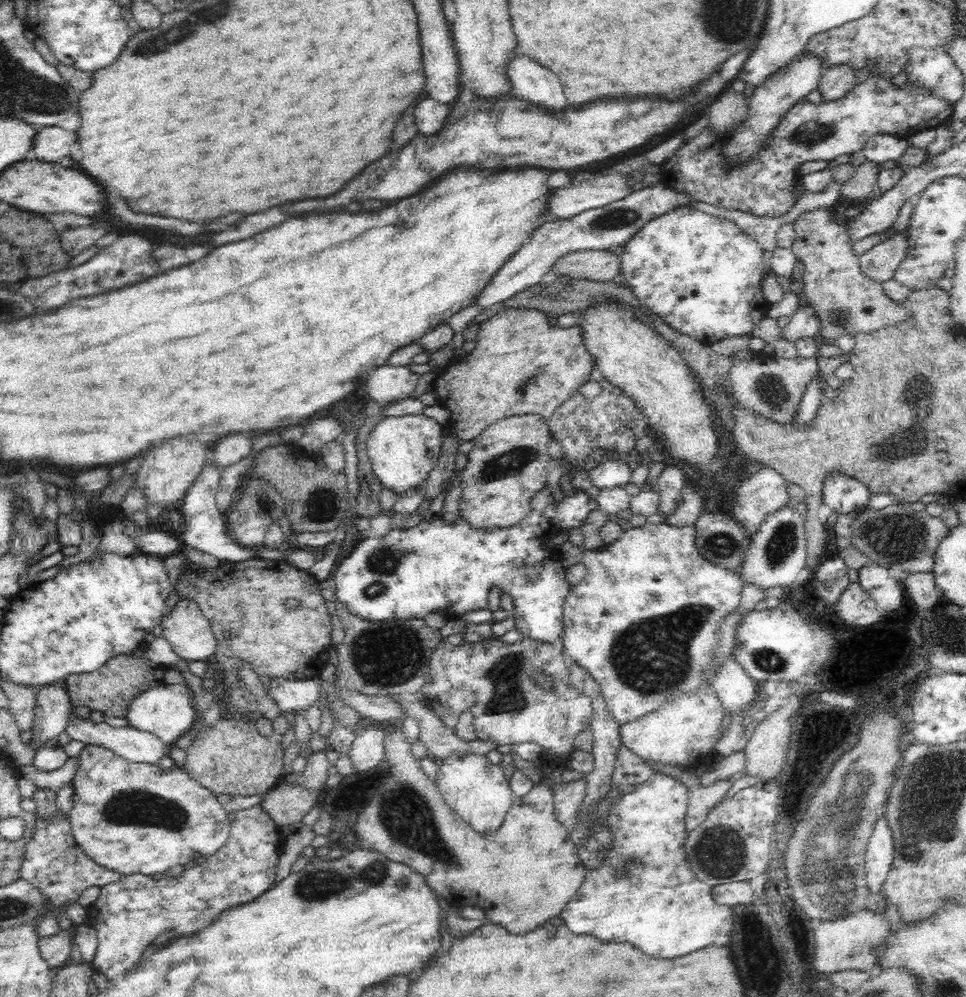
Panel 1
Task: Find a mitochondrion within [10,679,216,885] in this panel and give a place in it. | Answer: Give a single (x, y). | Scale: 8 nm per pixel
(130, 807)

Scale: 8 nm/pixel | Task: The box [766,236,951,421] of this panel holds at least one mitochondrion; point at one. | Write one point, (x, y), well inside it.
(919, 392)

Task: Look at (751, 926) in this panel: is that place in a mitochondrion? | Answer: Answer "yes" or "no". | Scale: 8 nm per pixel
no

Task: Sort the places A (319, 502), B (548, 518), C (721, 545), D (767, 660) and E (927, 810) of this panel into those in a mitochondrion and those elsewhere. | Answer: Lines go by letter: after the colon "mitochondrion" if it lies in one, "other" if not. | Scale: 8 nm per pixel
A: mitochondrion
B: other
C: mitochondrion
D: mitochondrion
E: mitochondrion

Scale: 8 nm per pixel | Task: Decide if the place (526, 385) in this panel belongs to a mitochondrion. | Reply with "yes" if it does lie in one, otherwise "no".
yes

